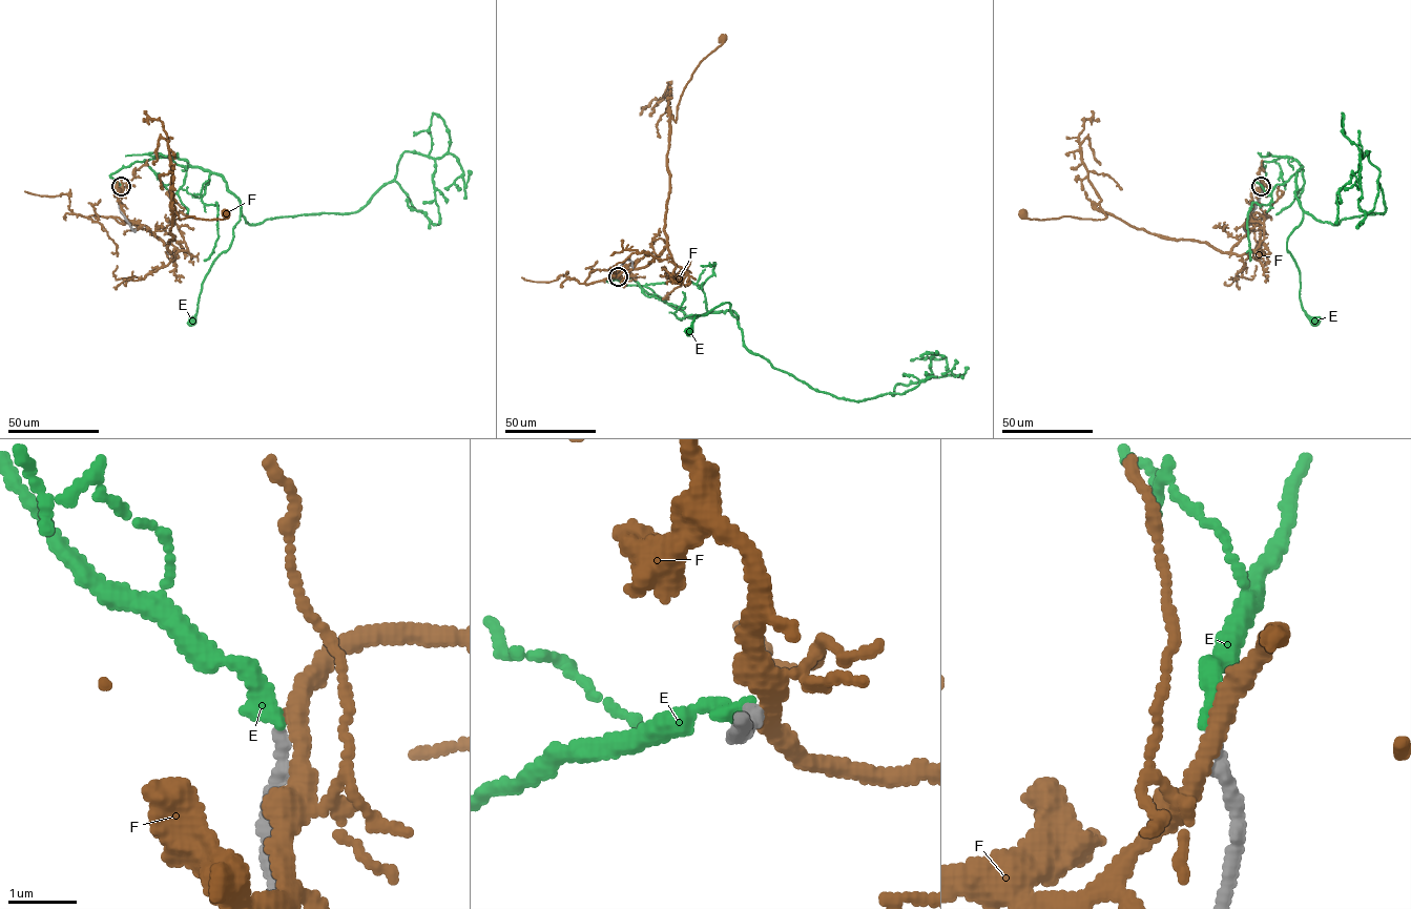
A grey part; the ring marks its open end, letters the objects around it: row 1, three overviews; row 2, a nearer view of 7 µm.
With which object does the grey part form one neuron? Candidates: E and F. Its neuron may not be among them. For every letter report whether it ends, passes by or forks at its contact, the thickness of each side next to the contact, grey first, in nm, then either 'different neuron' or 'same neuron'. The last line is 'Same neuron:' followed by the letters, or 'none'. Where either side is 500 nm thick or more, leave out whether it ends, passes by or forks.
E: it ends | 190/260 nm | different neuron
F: it forks | 240/280 nm | different neuron
Same neuron: none

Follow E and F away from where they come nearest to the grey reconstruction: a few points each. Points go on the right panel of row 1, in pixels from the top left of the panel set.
E: (1261, 185), (1263, 162), (1301, 164), (1303, 219), (1287, 249), (1302, 308), (1315, 321)
F: (1261, 186), (1251, 192), (1252, 227), (1229, 251), (1131, 226), (1099, 204), (1103, 219), (1021, 212)

